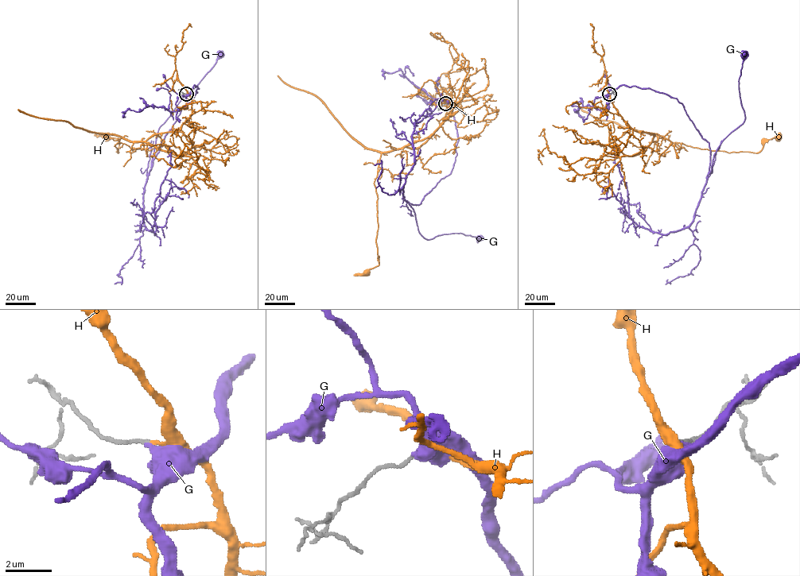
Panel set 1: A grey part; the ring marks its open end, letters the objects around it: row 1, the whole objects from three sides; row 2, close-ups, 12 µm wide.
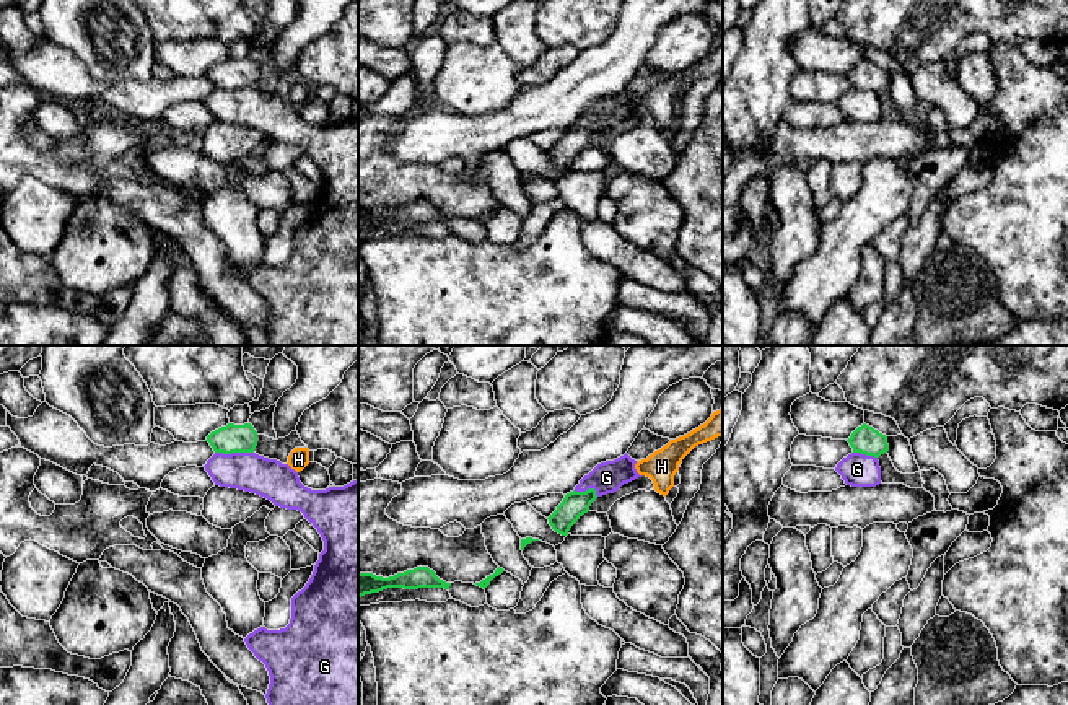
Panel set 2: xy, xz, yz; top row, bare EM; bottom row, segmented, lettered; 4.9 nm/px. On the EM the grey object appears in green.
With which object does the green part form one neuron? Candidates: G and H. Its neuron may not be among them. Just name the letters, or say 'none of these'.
H

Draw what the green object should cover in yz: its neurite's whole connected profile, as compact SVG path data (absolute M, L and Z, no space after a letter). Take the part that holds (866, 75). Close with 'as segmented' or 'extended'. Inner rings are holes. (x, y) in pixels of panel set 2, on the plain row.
M863 59L847 75L853 88L879 93L889 86L887 72Z | as segmented

